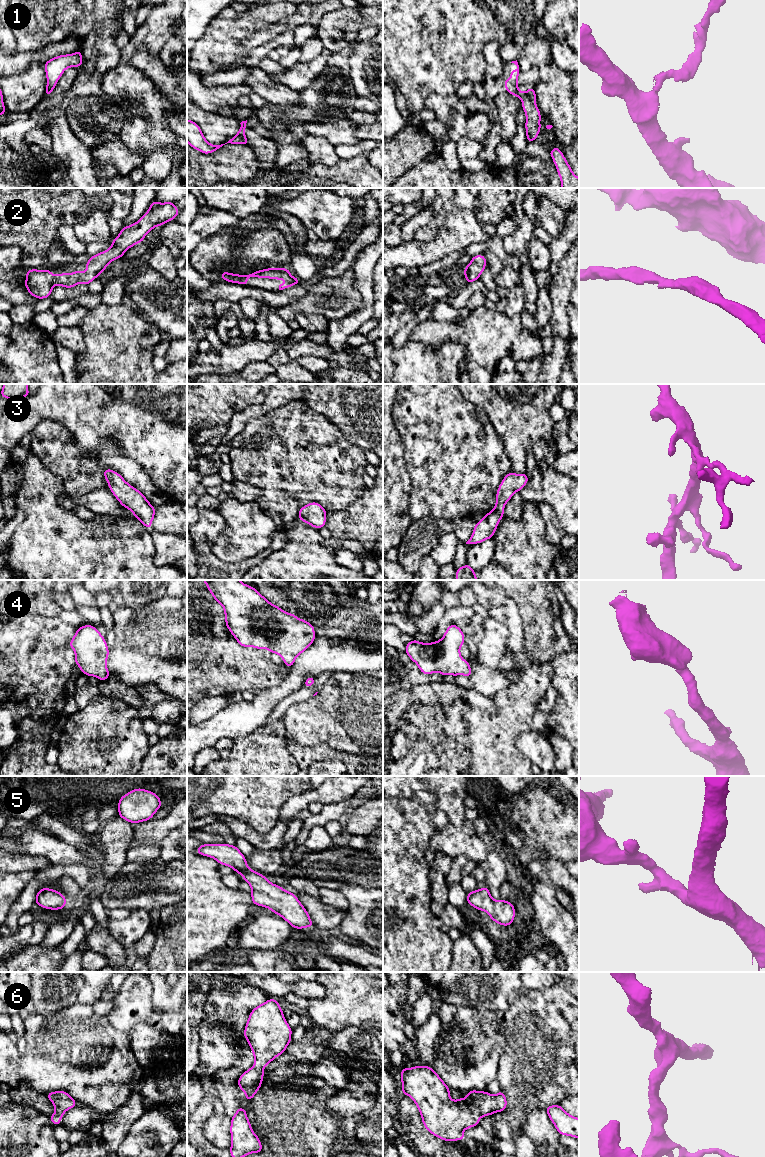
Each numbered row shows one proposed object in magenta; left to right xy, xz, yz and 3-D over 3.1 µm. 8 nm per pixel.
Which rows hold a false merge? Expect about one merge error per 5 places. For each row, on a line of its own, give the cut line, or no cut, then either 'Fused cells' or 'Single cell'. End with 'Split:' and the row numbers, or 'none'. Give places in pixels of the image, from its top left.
1: Split along yz (517, 89), (515, 95). Fused cells
2: No split. Single cell
3: No split. Single cell
4: No split. Single cell
5: No split. Single cell
6: No split. Single cell
Split: 1

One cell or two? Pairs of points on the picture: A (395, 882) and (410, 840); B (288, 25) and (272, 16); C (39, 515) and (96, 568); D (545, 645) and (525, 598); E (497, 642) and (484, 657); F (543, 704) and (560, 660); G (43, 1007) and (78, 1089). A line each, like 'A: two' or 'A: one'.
A: one
B: two
C: one
D: one
E: one
F: two
G: two

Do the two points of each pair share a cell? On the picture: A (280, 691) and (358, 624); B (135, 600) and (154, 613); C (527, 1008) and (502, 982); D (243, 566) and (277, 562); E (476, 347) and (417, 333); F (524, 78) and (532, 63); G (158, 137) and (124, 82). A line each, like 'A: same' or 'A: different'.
A: same
B: different
C: different
D: different
E: same
F: same
G: same

